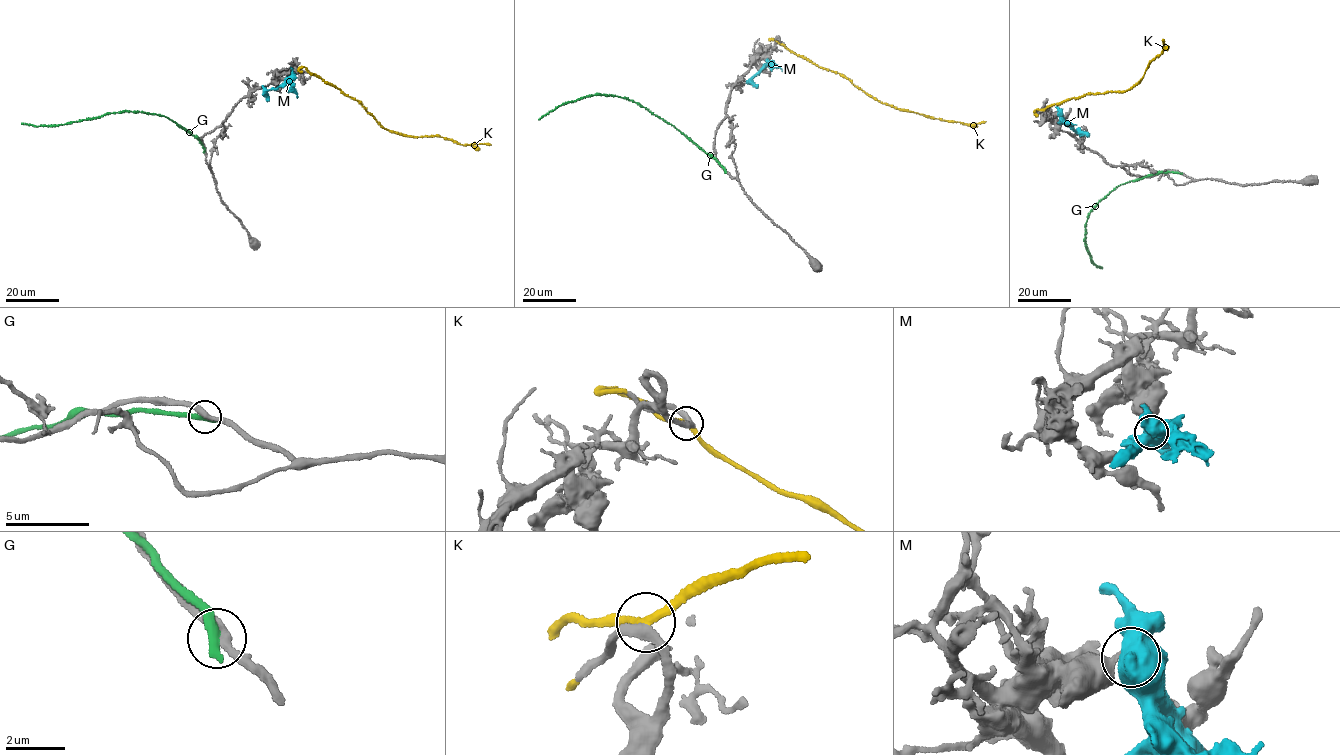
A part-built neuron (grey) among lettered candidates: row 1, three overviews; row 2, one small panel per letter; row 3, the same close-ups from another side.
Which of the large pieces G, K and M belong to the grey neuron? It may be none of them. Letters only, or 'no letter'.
K

